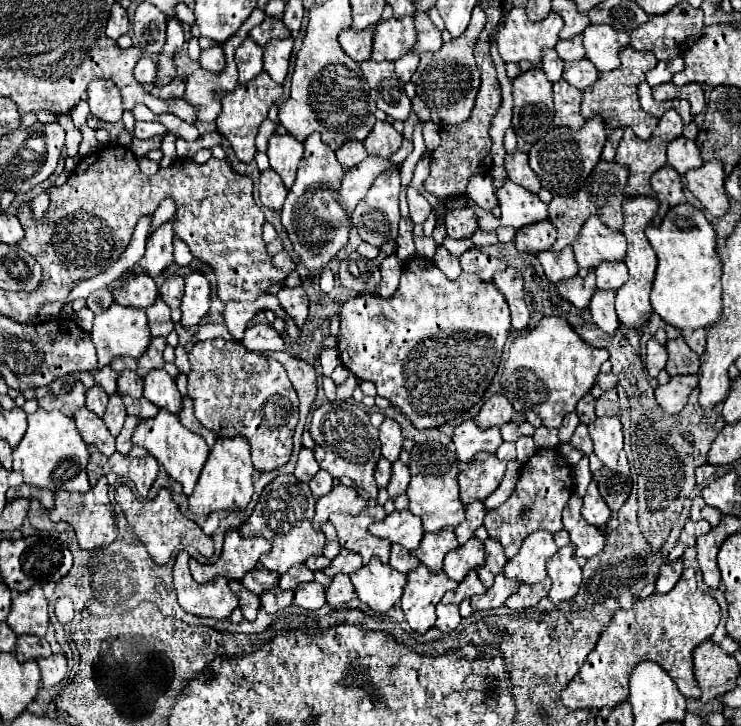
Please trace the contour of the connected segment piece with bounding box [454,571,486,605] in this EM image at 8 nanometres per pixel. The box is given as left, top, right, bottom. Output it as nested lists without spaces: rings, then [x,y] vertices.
[[[472,571],[472,573],[468,573],[468,575],[460,581],[458,589],[454,591],[454,603],[458,605],[458,603],[462,603],[464,599],[474,597],[474,595],[480,595],[480,593],[486,593],[486,587],[480,583],[476,571]]]

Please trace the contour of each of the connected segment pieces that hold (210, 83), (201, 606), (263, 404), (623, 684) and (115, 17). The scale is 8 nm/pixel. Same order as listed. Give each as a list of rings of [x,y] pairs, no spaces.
[[[254,9],[252,15],[242,23],[240,31],[236,31],[236,35],[232,35],[232,39],[228,39],[228,43],[222,43],[222,49],[224,50],[224,57],[226,58],[226,65],[222,73],[210,73],[210,71],[204,71],[204,69],[196,69],[190,77],[188,77],[188,83],[186,83],[186,93],[184,93],[184,99],[188,103],[192,103],[196,108],[197,121],[212,122],[222,111],[222,95],[226,95],[228,91],[234,91],[234,87],[238,85],[238,71],[236,71],[236,63],[234,63],[234,51],[236,47],[240,47],[240,43],[248,37],[248,31],[256,25],[260,25],[264,21],[266,13],[262,9]]]
[[[180,551],[174,561],[174,587],[182,609],[196,617],[212,617],[224,621],[238,607],[236,595],[230,591],[228,581],[216,577],[210,583],[198,585],[188,571],[188,553]]]
[[[208,339],[192,349],[188,395],[194,399],[196,419],[216,437],[242,435],[250,443],[256,471],[274,471],[290,461],[292,435],[298,423],[298,397],[286,369],[264,353],[246,351],[240,341]]]
[[[684,569],[680,581],[676,583],[676,587],[666,593],[666,595],[650,595],[646,599],[638,599],[634,601],[634,605],[626,611],[626,609],[618,609],[610,621],[610,625],[602,631],[596,649],[588,655],[584,667],[580,669],[580,673],[568,683],[568,687],[562,691],[562,701],[568,709],[602,709],[602,707],[616,707],[622,701],[628,699],[628,679],[632,669],[640,663],[640,661],[656,661],[676,683],[676,687],[680,689],[680,693],[684,693],[686,697],[700,697],[700,687],[694,679],[694,671],[692,671],[692,651],[694,647],[698,647],[700,643],[708,641],[712,637],[712,633],[716,631],[716,625],[720,623],[720,607],[716,603],[714,597],[710,597],[708,593],[700,591],[696,585],[696,573],[694,569]]]
[[[114,3],[112,13],[110,13],[110,21],[106,25],[106,35],[110,39],[118,39],[126,33],[128,33],[128,13],[126,13],[126,9],[122,9],[120,3]]]

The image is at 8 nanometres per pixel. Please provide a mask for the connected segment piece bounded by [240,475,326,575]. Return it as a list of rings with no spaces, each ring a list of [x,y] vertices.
[[[278,475],[270,485],[264,487],[254,513],[250,515],[248,523],[240,527],[240,535],[246,537],[264,537],[272,545],[272,553],[266,557],[260,557],[260,563],[268,571],[286,573],[296,563],[306,563],[308,557],[322,555],[326,537],[320,529],[312,527],[314,517],[314,495],[310,487],[302,481],[298,481],[294,475]]]

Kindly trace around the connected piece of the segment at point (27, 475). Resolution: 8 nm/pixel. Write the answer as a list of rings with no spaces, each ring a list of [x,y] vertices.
[[[44,411],[28,415],[28,431],[20,445],[14,449],[14,471],[24,475],[24,483],[34,487],[44,487],[50,491],[78,491],[86,493],[90,489],[86,477],[88,447],[76,431],[74,419],[62,415],[60,411]]]

